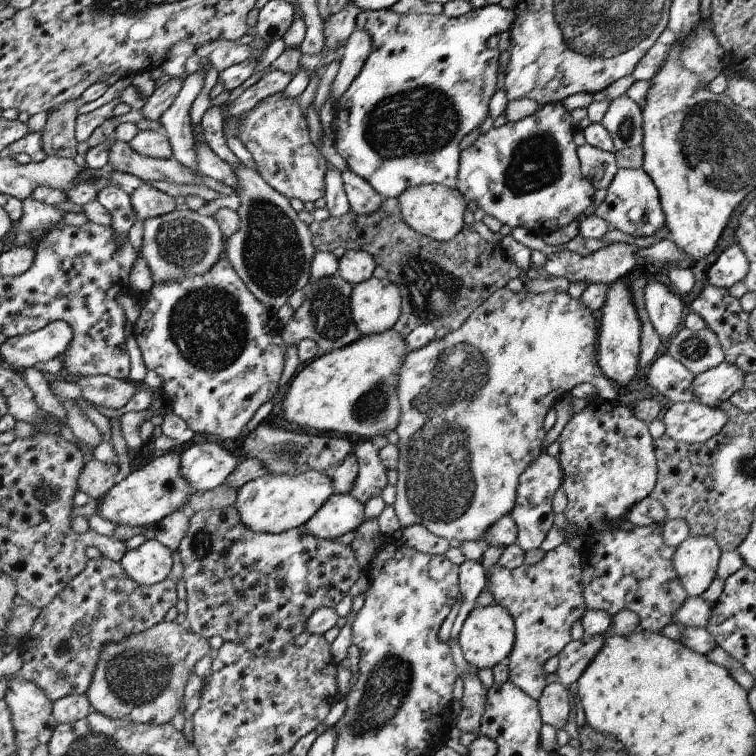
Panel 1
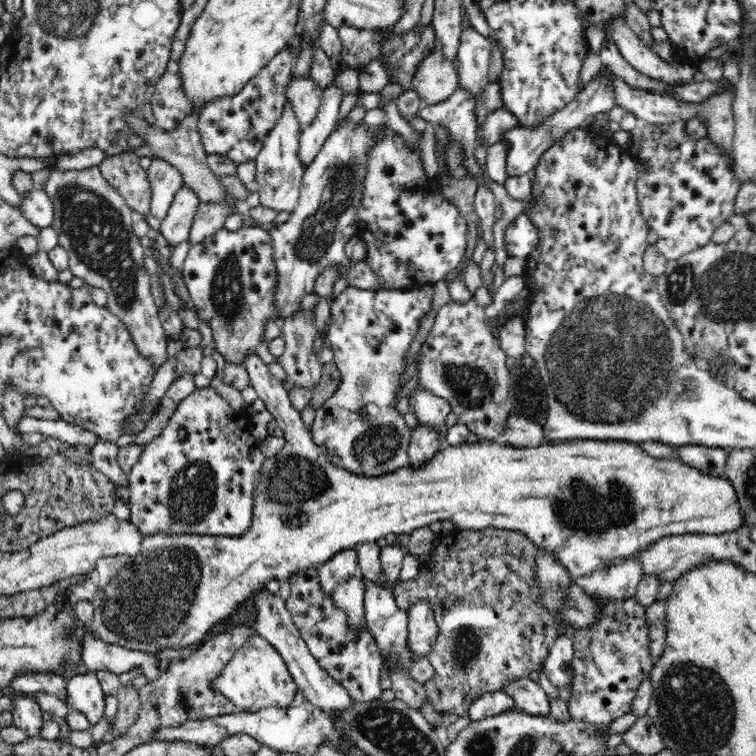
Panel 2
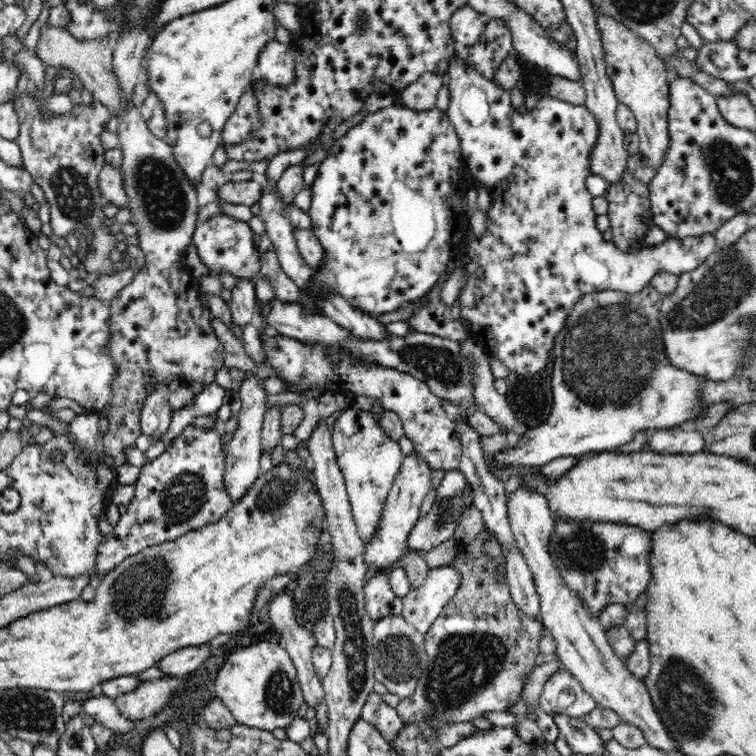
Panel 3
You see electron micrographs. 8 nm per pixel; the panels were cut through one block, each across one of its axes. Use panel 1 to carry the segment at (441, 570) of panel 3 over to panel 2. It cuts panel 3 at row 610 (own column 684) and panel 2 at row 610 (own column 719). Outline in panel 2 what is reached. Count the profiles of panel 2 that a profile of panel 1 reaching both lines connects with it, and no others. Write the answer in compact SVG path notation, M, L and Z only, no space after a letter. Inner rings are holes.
M428 599L419 600L414 603L408 610L408 628L410 651L412 651L412 661L415 661L422 655L428 656L432 645L438 638L438 626L432 605Z

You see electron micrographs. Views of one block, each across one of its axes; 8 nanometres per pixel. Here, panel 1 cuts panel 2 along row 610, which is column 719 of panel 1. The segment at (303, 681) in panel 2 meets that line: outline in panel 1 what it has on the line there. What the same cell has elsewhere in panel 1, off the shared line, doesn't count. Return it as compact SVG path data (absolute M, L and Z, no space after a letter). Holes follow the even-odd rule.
M734 244L721 252L716 262L708 270L707 280L712 286L729 289L736 282L743 281L748 271L748 258L742 249Z

